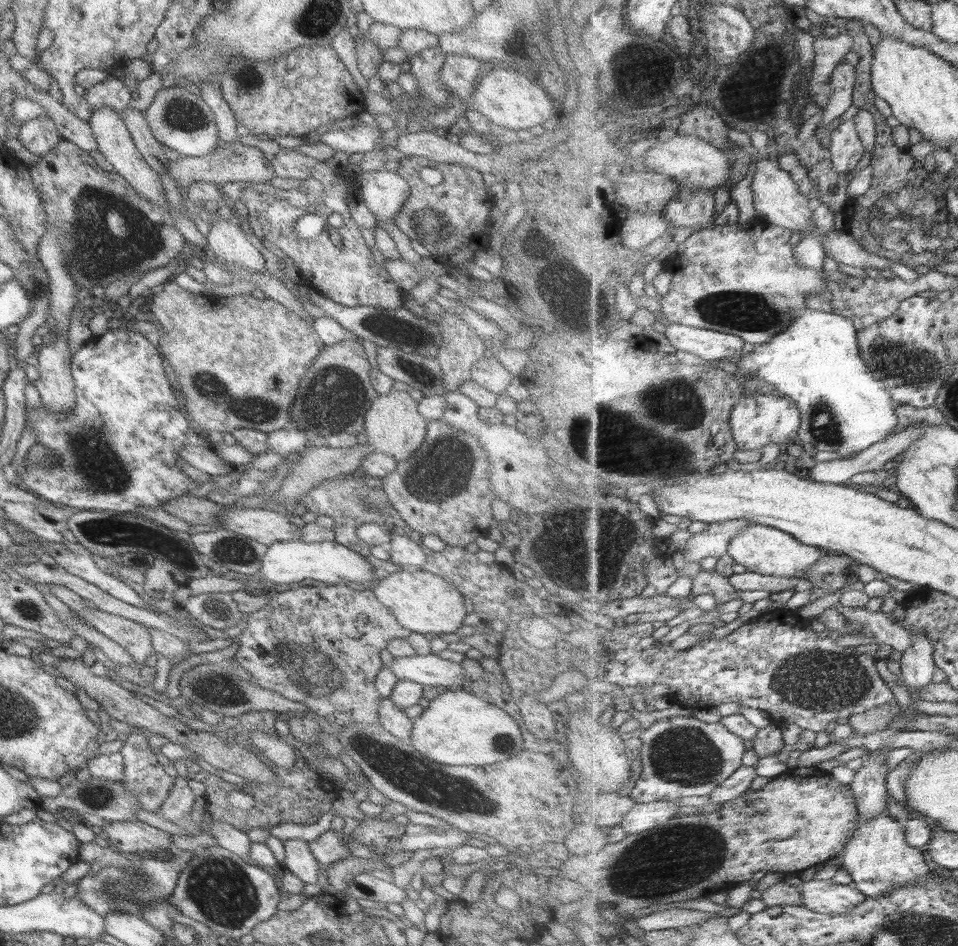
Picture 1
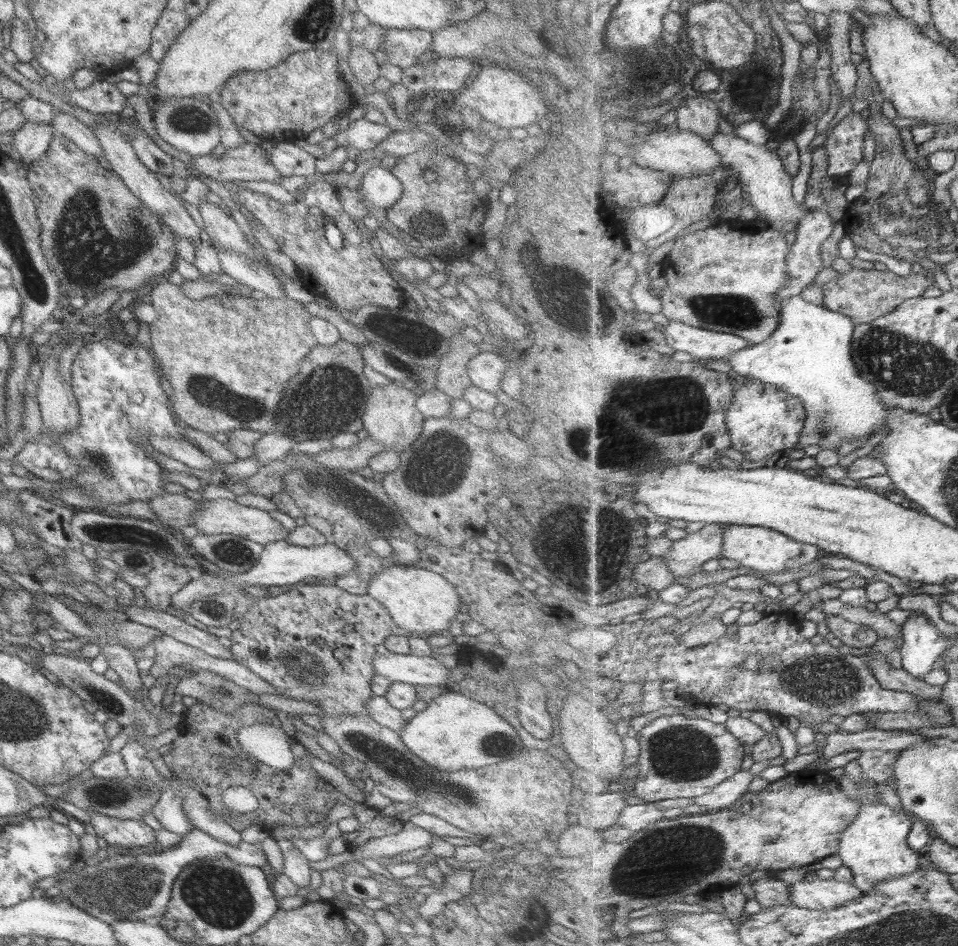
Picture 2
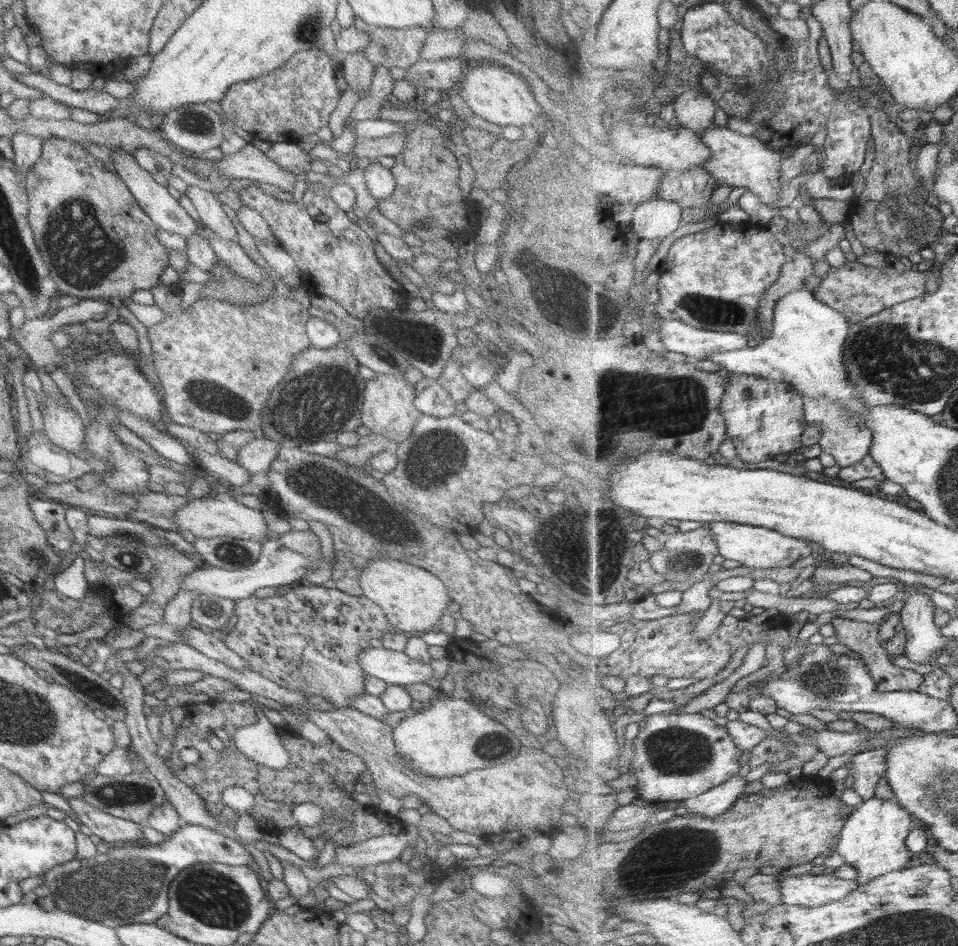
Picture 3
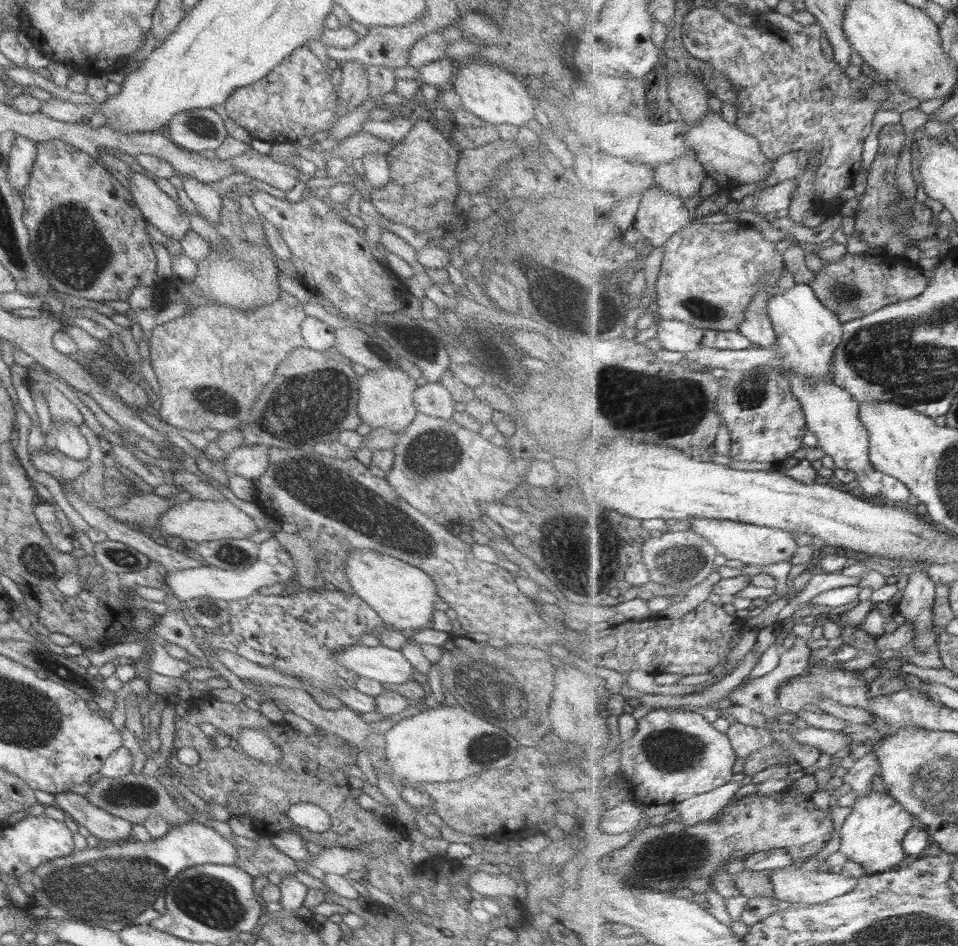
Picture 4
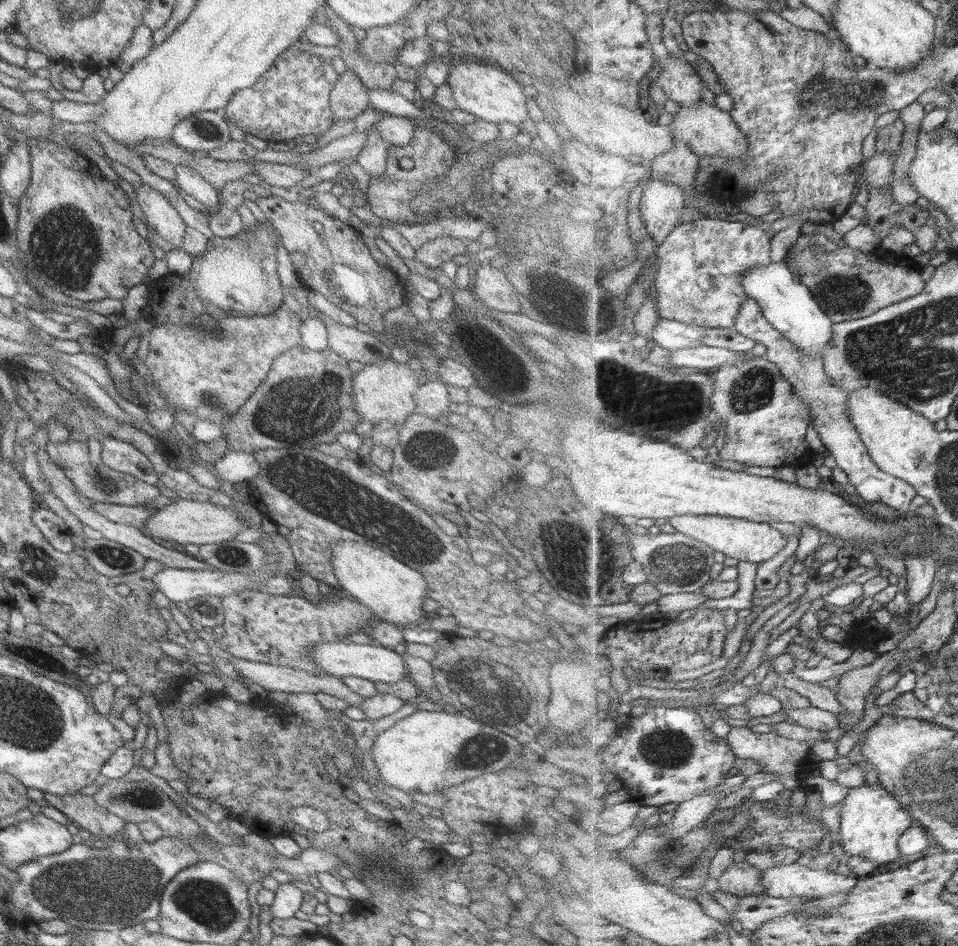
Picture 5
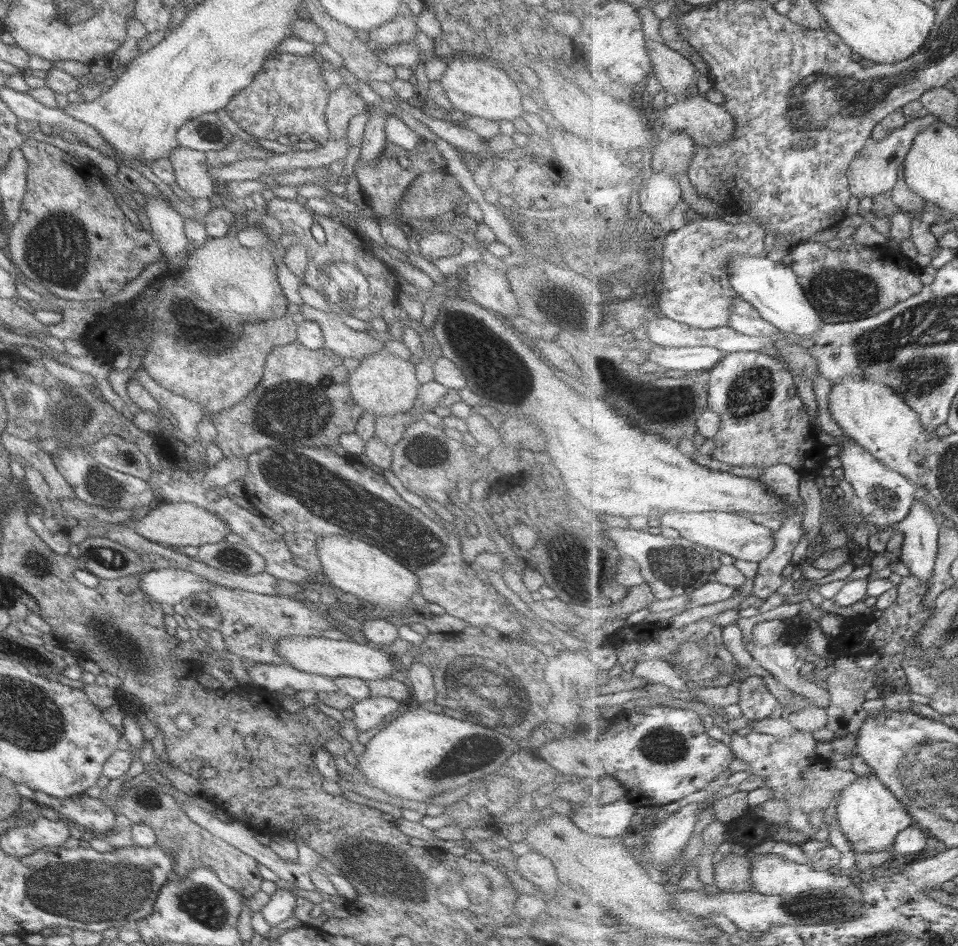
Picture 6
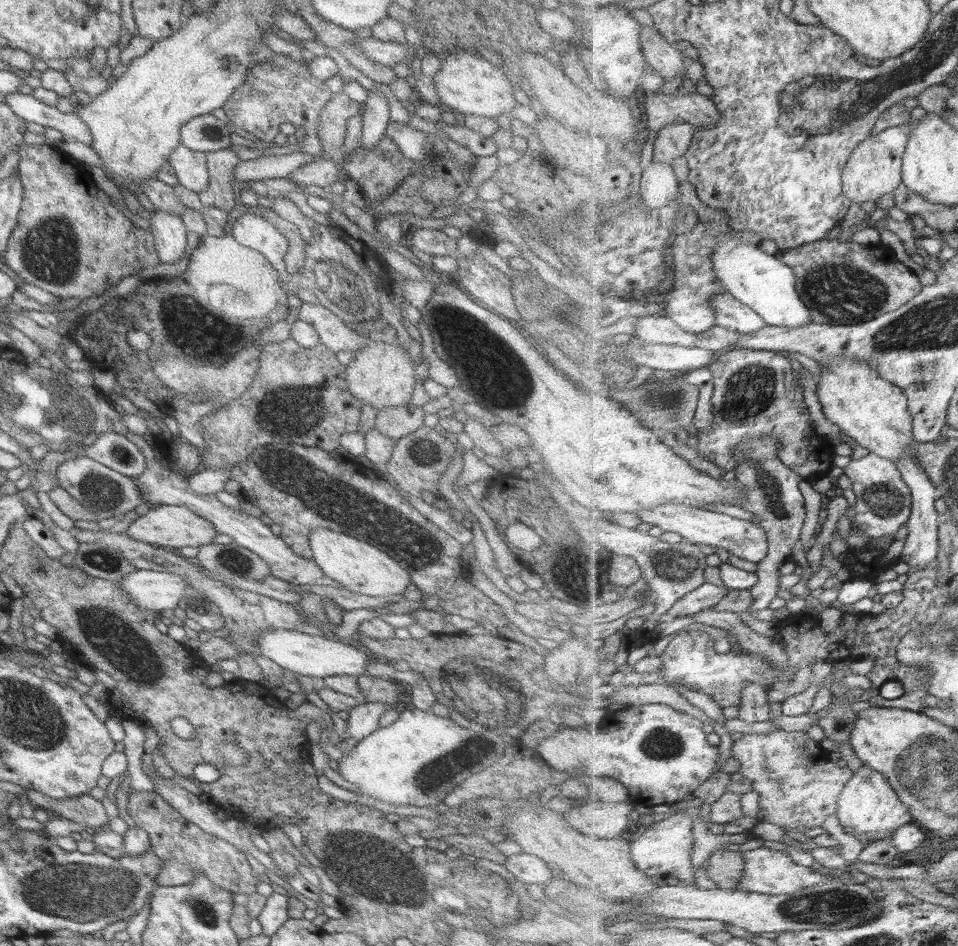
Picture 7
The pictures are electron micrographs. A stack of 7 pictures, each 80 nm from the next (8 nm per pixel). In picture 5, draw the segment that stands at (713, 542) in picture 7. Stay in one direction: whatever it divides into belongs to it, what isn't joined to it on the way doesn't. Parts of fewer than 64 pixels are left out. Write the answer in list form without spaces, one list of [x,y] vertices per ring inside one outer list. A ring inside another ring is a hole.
[[[673,516],[668,519],[669,524],[676,531],[688,534],[697,540],[702,540],[705,544],[711,546],[716,551],[722,552],[729,558],[738,561],[755,563],[759,566],[762,563],[775,559],[775,556],[788,546],[788,536],[771,528],[769,523],[759,523],[753,520],[743,518],[731,518],[730,516]]]

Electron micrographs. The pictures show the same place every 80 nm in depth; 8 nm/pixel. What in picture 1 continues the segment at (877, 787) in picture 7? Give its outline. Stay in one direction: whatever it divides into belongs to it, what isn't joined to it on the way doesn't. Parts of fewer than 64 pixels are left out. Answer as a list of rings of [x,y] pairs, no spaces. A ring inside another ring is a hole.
[[[887,812],[859,824],[840,856],[853,877],[854,886],[868,898],[885,897],[900,886],[920,884],[920,880],[933,873],[925,862],[923,850],[908,844],[906,824],[894,820]]]

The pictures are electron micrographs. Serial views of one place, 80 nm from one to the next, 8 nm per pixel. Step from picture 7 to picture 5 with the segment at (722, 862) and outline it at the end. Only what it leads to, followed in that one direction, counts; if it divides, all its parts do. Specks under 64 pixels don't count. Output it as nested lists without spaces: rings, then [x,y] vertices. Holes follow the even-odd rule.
[[[746,861],[731,863],[717,878],[719,890],[741,898],[750,895],[765,895],[762,870],[751,866]]]

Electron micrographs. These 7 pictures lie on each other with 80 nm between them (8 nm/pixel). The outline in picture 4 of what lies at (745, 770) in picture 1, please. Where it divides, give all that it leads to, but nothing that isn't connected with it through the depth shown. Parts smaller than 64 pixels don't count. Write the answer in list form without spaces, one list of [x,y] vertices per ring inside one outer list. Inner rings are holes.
[[[729,782],[721,788],[715,788],[712,792],[705,792],[677,803],[674,808],[679,813],[678,819],[685,826],[693,826],[699,822],[715,819],[733,802],[733,798],[741,788],[740,782]]]

